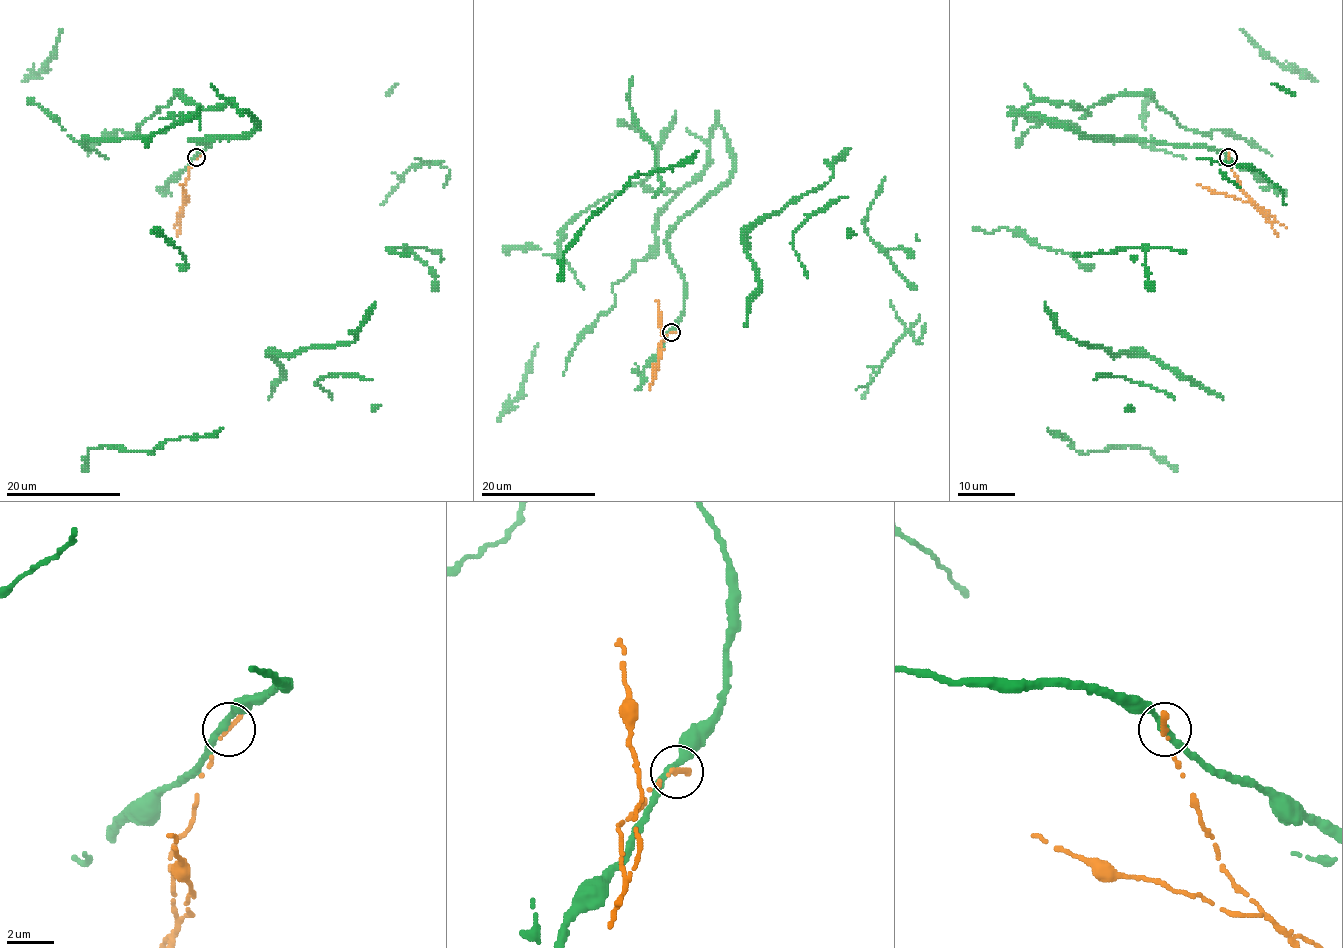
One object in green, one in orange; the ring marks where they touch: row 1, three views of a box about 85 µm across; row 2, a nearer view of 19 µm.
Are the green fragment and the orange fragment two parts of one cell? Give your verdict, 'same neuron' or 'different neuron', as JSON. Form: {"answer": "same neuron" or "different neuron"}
{"answer": "different neuron"}

